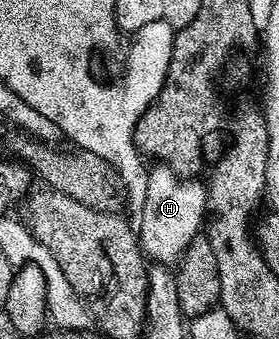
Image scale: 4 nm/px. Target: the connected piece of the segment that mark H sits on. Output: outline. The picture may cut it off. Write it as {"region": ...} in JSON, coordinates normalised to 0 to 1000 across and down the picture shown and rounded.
{"region":[[[588,487],[552,490],[534,516],[527,593],[498,673],[505,735],[552,779],[634,782],[738,655],[742,552],[717,525],[652,522]]]}

